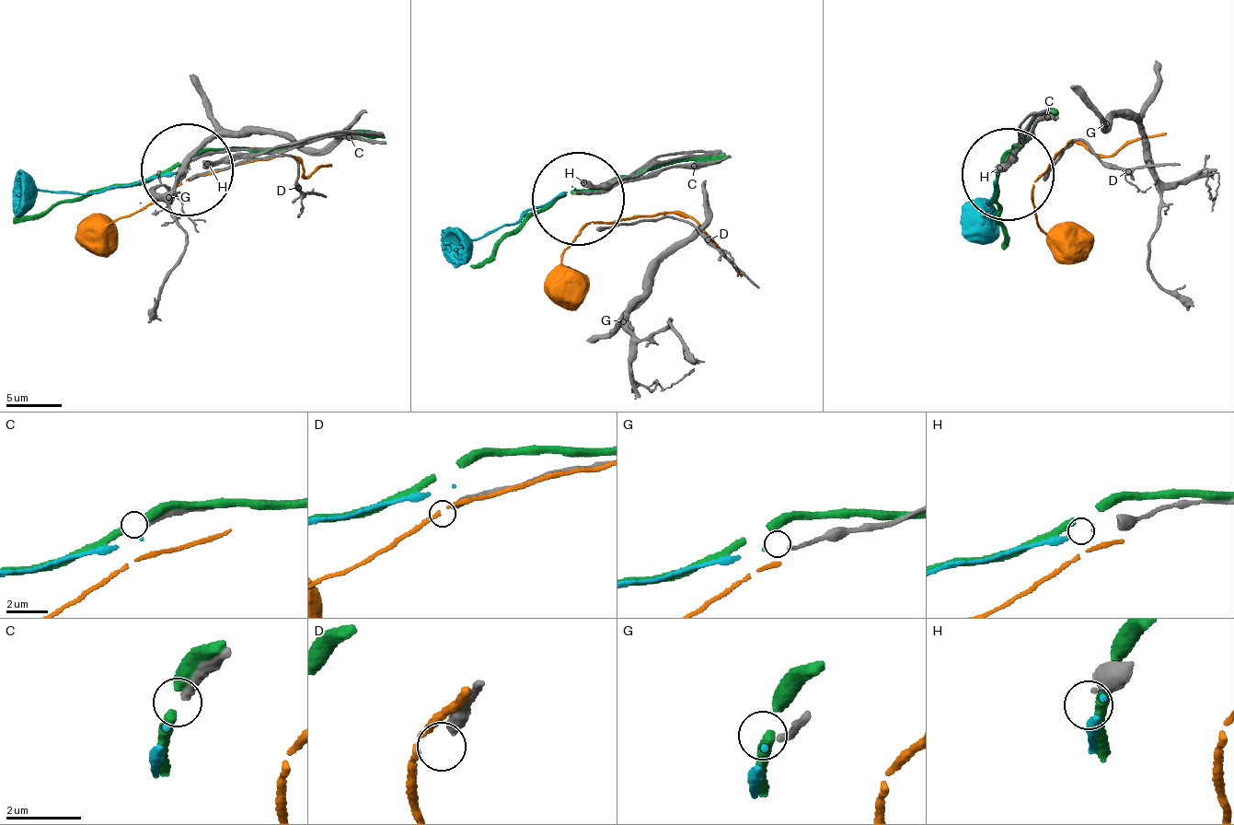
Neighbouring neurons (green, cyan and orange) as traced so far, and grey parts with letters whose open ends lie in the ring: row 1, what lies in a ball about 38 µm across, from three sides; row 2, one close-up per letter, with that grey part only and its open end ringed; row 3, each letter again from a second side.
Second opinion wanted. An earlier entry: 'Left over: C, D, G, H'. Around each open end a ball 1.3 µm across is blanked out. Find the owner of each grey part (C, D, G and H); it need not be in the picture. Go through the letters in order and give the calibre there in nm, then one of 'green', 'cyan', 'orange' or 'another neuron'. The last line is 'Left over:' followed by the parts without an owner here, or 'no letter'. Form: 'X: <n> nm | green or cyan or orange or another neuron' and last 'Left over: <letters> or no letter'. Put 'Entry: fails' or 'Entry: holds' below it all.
C: 240 nm | another neuron
D: 340 nm | another neuron
G: 160 nm | cyan
H: 30 nm | another neuron
Left over: C, D, H
Entry: fails

